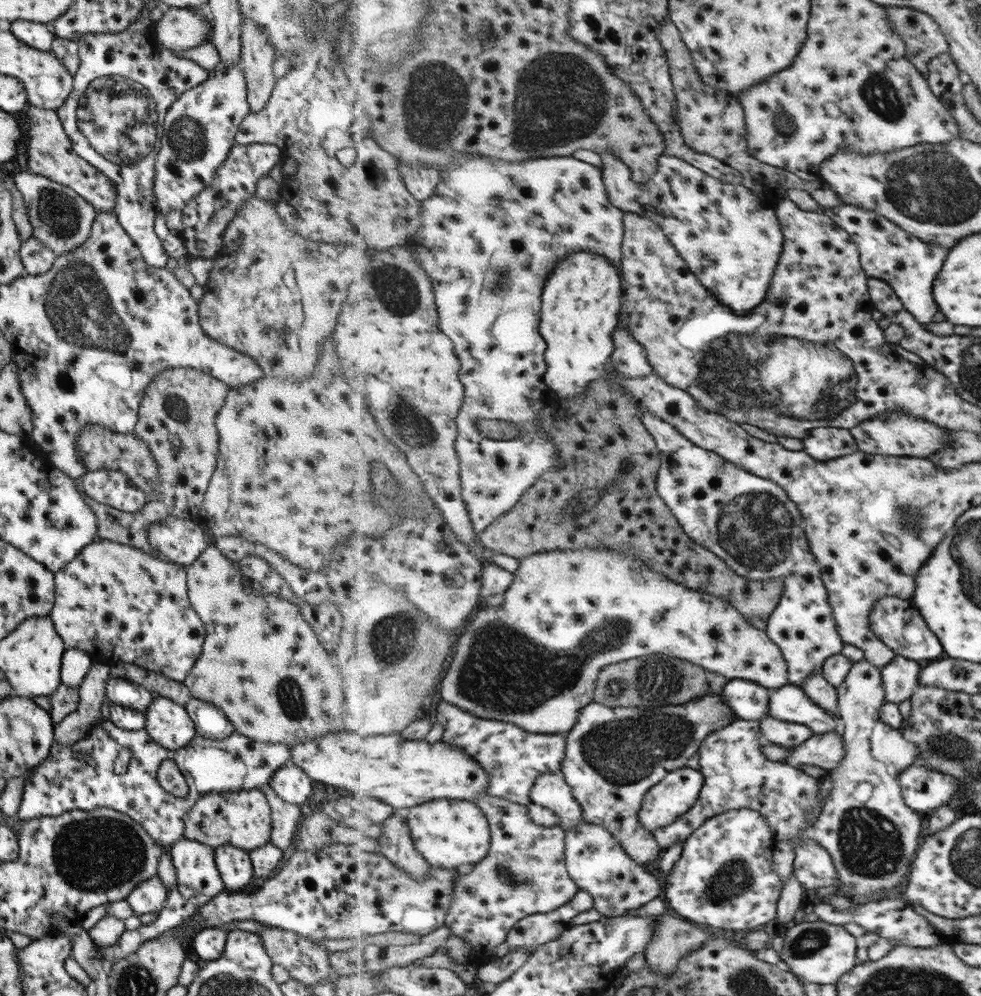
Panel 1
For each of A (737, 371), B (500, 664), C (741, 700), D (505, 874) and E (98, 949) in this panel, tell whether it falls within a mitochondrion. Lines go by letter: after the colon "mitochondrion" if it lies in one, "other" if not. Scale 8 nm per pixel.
A: mitochondrion
B: mitochondrion
C: other
D: mitochondrion
E: other

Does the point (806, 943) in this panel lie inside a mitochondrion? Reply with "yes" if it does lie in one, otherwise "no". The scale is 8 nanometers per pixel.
yes

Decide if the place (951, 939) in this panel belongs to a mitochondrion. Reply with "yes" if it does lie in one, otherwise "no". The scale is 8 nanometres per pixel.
no

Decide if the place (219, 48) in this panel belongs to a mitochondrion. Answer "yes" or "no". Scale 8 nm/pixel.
no

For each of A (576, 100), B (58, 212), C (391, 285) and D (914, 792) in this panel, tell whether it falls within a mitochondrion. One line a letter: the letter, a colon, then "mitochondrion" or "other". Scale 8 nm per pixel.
A: mitochondrion
B: mitochondrion
C: mitochondrion
D: other

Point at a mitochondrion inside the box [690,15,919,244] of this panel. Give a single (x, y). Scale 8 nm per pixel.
(878, 93)

